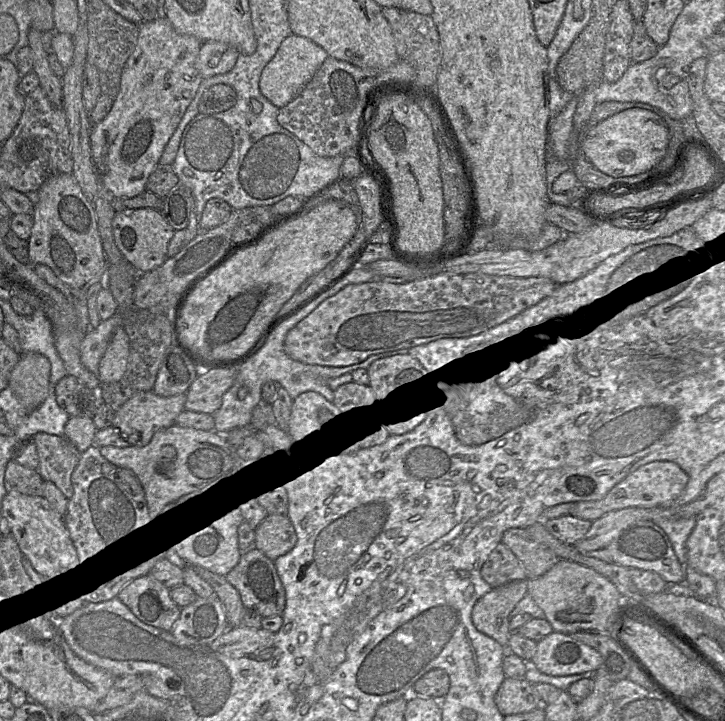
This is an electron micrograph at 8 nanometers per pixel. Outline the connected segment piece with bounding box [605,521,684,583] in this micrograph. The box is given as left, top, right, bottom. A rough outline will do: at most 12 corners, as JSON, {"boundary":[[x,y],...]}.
{"boundary":[[631,524],[606,547],[612,562],[684,580],[666,533]]}

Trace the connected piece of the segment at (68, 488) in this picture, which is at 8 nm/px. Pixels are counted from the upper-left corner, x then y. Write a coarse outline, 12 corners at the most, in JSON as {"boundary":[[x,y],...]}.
{"boundary":[[37,433],[40,476],[69,500],[81,453],[65,437]]}

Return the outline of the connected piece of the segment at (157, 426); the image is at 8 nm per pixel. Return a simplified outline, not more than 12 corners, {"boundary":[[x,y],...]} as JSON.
{"boundary":[[139,392],[114,412],[129,446],[175,423],[186,394]]}

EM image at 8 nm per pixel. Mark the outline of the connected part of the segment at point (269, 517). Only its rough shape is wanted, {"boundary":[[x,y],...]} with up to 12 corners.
{"boundary":[[268,513],[253,546],[272,561],[297,542],[291,520]]}

